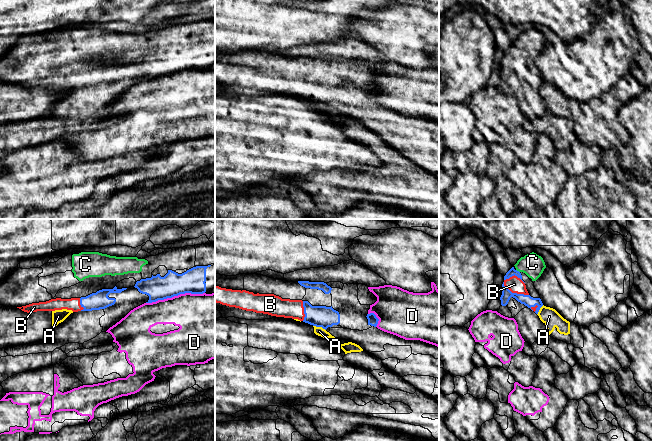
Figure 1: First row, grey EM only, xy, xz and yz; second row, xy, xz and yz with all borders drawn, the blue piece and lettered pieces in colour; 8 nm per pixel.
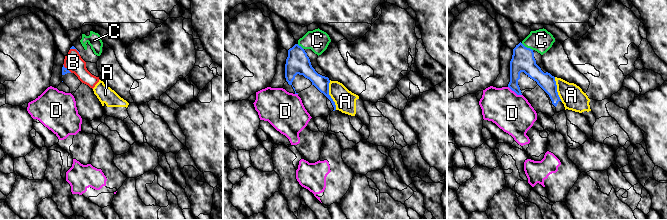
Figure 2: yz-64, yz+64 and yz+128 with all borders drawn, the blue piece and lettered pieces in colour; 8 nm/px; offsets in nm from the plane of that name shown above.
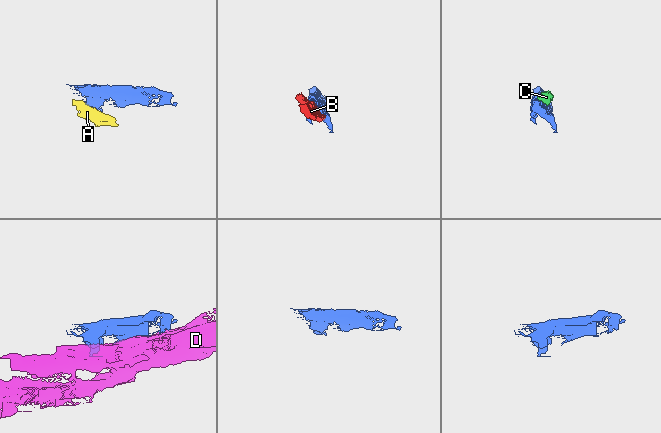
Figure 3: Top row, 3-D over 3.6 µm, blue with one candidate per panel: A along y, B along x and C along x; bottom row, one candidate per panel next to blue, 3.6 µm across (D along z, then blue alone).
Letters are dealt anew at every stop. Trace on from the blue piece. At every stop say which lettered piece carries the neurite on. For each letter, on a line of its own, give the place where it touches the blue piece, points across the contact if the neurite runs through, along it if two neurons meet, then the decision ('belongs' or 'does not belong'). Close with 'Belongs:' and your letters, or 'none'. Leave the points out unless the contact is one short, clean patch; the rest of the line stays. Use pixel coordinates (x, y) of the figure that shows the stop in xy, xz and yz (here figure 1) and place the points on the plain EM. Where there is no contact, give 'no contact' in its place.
A: meets blue in xz at (319, 102); border along xz (313, 101), (320, 102), (325, 106); does not belong
B: meets blue in yz at (515, 69); belongs
C: meets blue in yz at (518, 47); runs through yz (512, 47), (518, 47), (524, 41), (533, 41); belongs
D: meets blue in xy at (175, 71); does not belong
Belongs: B, C

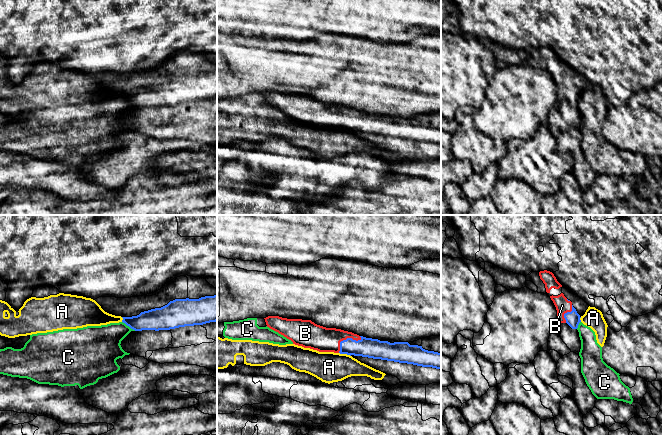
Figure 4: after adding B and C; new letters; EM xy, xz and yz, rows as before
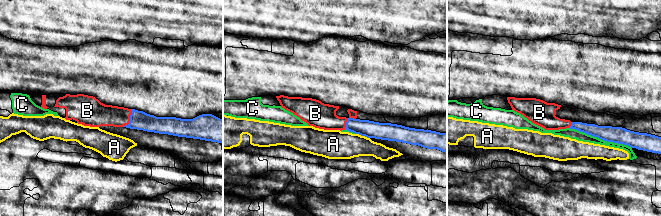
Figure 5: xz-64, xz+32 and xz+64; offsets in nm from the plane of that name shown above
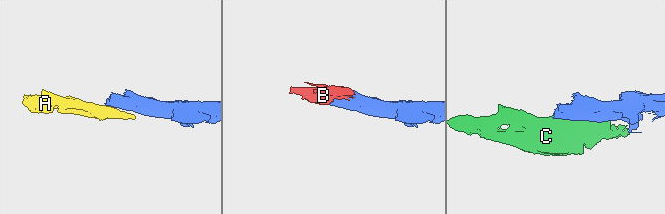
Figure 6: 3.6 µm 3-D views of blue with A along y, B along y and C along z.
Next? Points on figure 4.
A: meets blue in xz at (345, 129); border along xz (339, 128), (350, 132); does not belong
B: meets blue in xz at (346, 115); belongs
C: meets blue in xy at (129, 102); does not belong
Belongs: B

